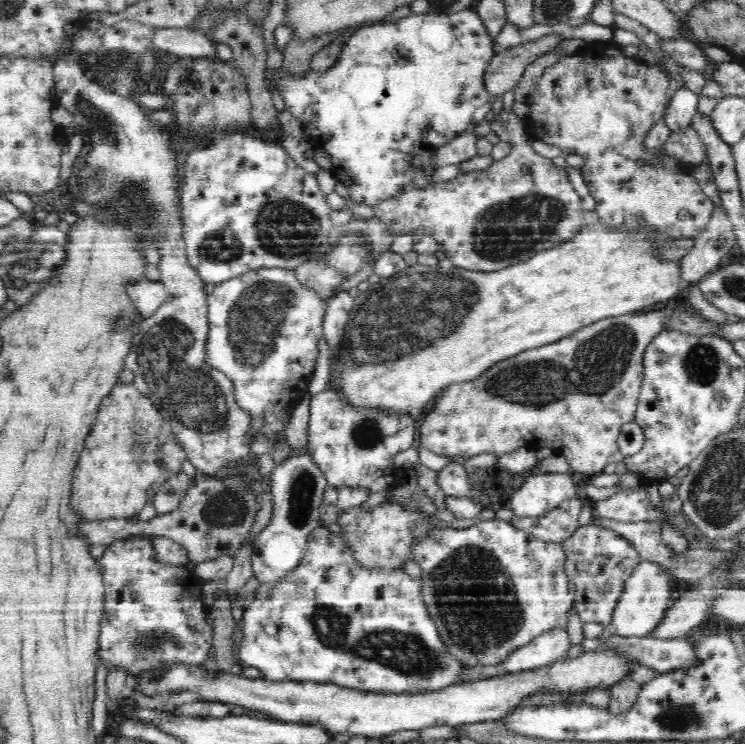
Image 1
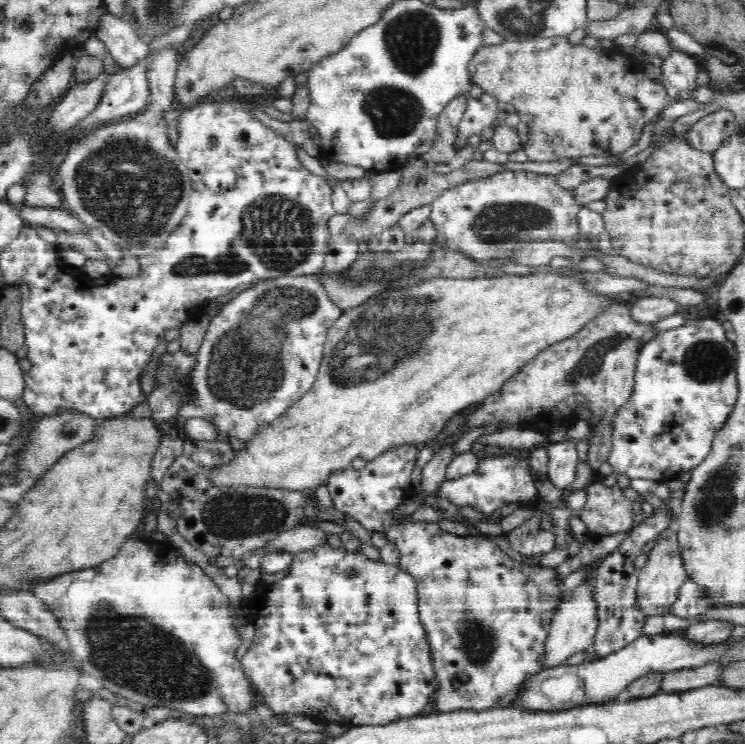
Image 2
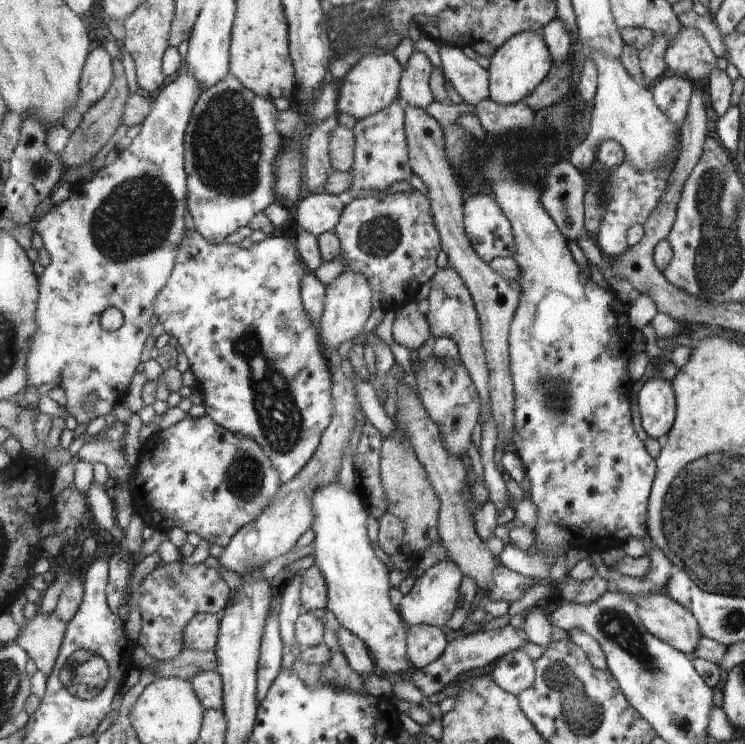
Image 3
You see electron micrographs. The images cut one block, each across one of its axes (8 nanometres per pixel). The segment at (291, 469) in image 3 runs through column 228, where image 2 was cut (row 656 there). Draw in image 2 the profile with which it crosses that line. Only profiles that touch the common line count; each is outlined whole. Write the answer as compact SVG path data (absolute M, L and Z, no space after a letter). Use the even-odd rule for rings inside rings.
M328 543L294 553L289 569L290 572L282 580L278 580L272 586L262 585L258 587L245 602L247 608L251 610L248 623L254 626L255 635L249 649L241 658L241 665L259 693L261 700L268 704L276 715L298 713L317 722L328 721L347 727L388 725L394 721L406 720L419 715L424 706L428 704L430 696L435 694L437 682L432 659L430 659L426 629L420 621L416 580L401 570L399 565L386 564L382 559L371 560L362 551L346 550L343 546L332 548Z

